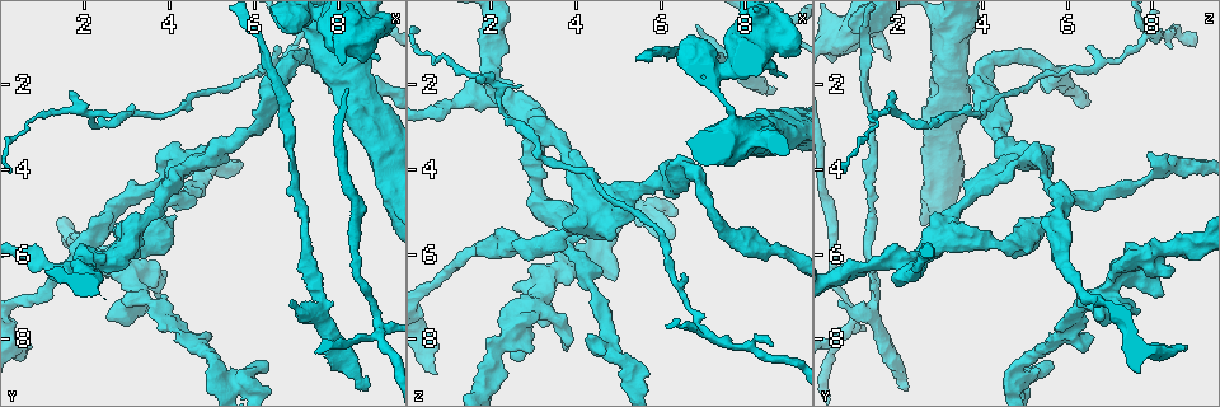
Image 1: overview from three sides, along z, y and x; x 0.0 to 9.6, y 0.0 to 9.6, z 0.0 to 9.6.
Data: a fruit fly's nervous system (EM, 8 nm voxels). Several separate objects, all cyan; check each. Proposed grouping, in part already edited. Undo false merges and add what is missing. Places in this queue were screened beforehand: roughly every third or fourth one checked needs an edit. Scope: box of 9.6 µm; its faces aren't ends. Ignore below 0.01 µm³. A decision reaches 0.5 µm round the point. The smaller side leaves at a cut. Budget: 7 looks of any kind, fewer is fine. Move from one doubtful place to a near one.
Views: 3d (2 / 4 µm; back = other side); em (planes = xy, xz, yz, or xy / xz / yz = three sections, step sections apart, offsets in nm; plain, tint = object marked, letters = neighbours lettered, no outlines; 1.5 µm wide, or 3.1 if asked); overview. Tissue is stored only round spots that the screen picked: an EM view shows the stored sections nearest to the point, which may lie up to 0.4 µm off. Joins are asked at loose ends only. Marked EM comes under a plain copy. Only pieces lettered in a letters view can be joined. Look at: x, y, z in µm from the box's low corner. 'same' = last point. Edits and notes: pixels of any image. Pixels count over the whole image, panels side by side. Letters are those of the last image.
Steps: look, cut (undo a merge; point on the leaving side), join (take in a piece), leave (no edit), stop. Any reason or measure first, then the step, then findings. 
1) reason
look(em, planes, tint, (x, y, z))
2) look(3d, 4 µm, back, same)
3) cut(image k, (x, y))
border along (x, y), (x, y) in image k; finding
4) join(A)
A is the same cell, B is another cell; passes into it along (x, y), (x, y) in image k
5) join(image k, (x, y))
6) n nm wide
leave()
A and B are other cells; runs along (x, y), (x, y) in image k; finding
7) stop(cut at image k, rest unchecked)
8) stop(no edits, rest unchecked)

arms part here
look(em, xz, step 4, tint, (7.20, 0.85, 7.90))

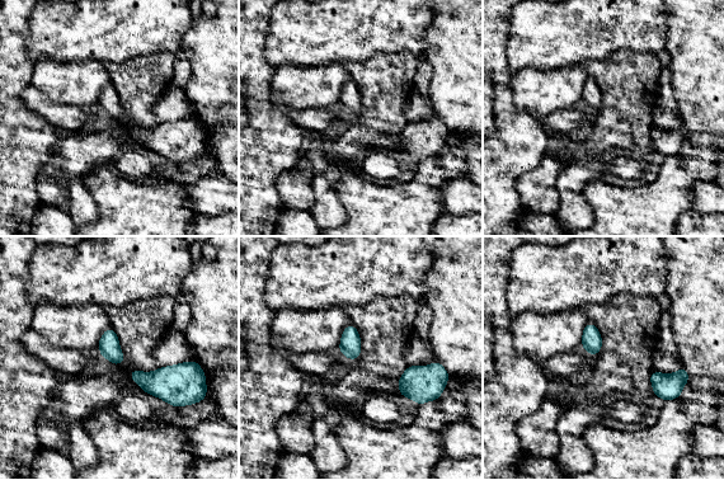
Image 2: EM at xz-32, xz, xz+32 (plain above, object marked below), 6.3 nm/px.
see the neighbours
look(em, xz, step 4, letters, same)

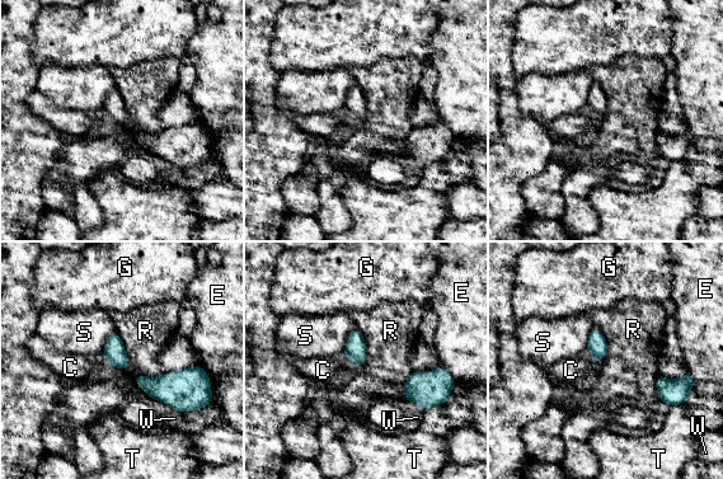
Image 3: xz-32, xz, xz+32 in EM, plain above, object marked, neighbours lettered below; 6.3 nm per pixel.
leave()
C, E, G, R, S, T and W are other cells; border along (164, 371), (134, 379) in image 3; one cell here

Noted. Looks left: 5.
an open end
look(em, planes, letters, (4.95, 8.05, 6.55))

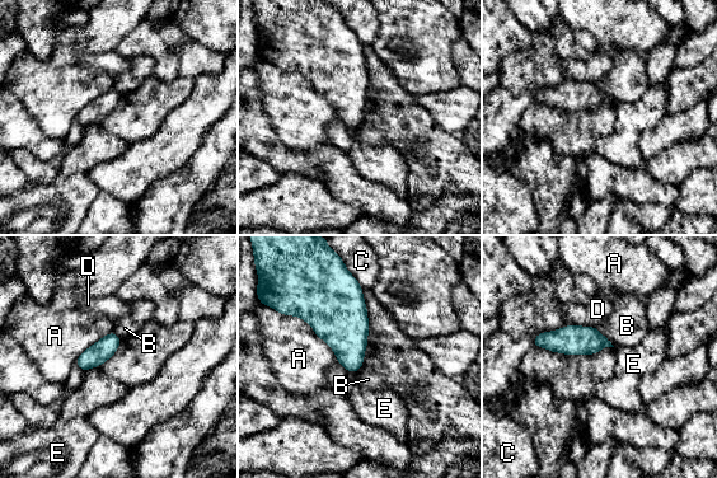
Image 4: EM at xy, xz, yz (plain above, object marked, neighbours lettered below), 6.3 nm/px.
leave()
A, B, C, D and E are other cells; border along (99, 366), (92, 366), (85, 371) in image 4; no lettered piece goes on from it

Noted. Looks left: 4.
look(em, planes, tint, (9.00, 7.90, 0.65))

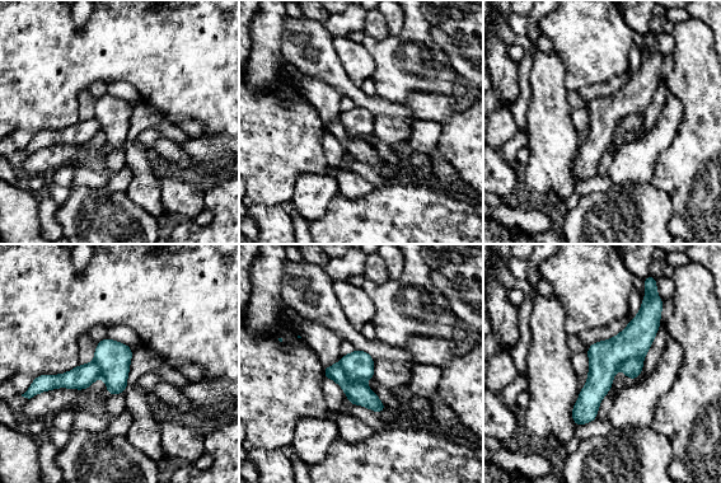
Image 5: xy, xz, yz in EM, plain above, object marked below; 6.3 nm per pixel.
look(em, planes, letters, same)

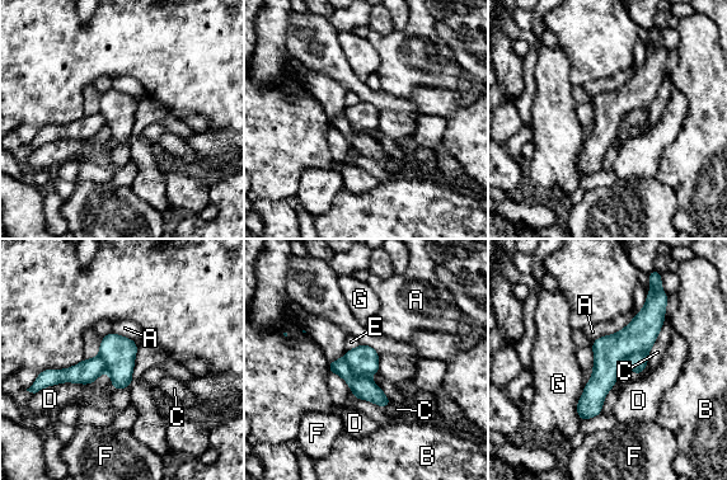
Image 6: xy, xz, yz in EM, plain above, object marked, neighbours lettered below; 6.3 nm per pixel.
220 nm wide
cut(image 6, (364, 360))
A, B, C, D, E, F and G are other cells; border along (343, 357), (356, 375), (366, 379) in image 6; a second cell is stuck on

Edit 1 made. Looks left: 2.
stop(cut at image 6, rest unchecked)

